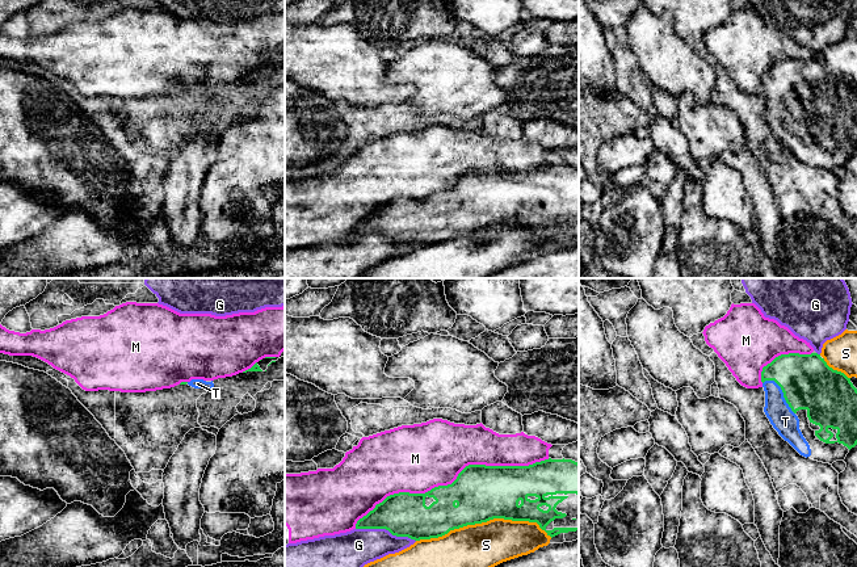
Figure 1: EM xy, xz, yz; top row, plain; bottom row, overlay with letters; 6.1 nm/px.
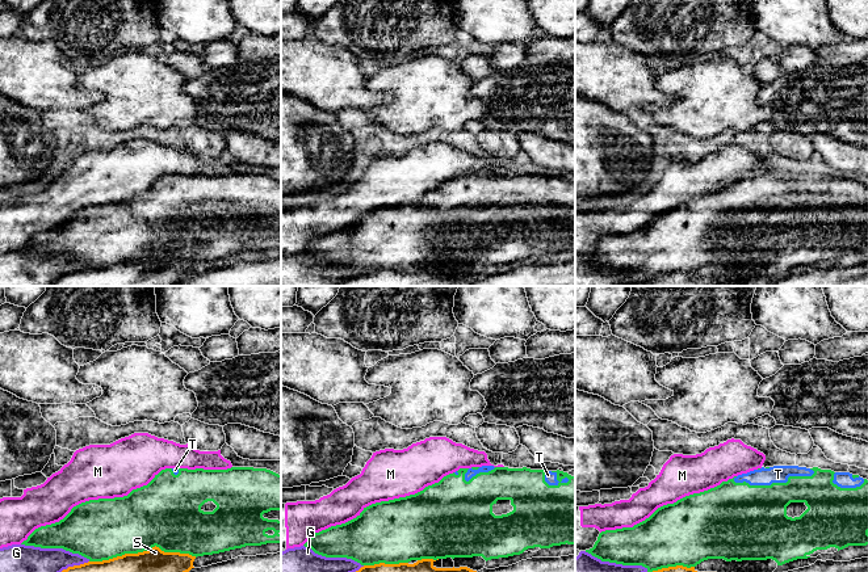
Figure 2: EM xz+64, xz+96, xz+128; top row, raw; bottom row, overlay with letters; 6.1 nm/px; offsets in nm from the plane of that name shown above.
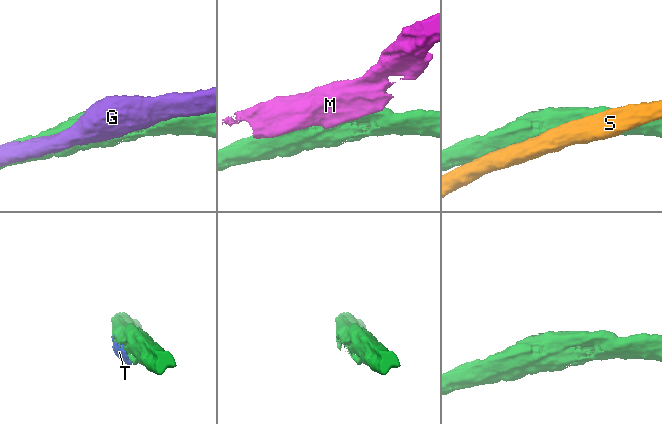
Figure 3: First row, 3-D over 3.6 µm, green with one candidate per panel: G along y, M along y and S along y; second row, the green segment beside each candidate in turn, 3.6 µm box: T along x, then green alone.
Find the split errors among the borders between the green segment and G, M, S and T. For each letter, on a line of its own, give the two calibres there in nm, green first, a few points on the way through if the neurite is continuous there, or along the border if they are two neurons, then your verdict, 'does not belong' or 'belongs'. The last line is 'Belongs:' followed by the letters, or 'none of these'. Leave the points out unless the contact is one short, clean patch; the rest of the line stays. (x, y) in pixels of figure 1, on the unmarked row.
G: 280 nm thick on the green side, 240 nm on the other; does not belong
M: 340 nm thick on the green side, 400 nm on the other; does not belong
S: 340 nm thick on the green side, 340 nm on the other; does not belong
T: 320 nm thick on the green side, 160 nm on the other; belongs
Belongs: T

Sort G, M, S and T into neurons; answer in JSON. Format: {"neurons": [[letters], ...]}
{"neurons": [["G"], ["M"], ["S"], ["T"]]}

